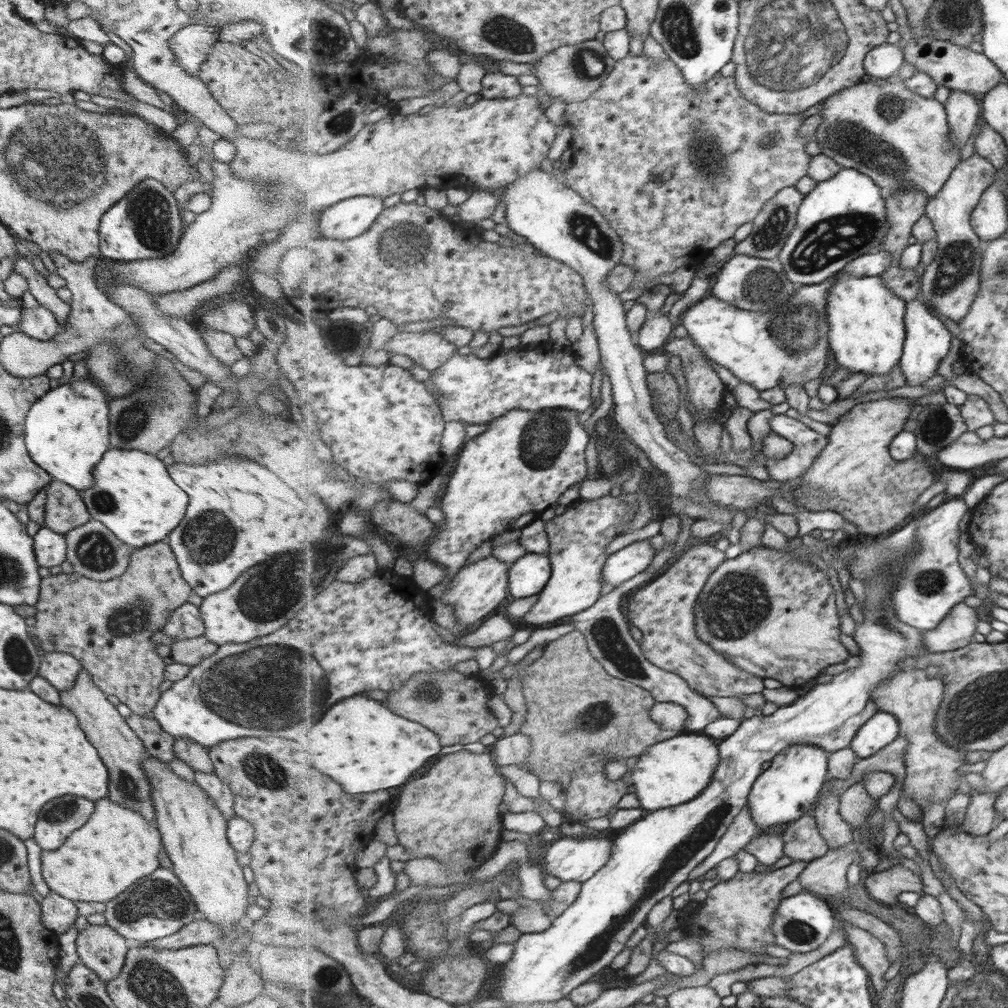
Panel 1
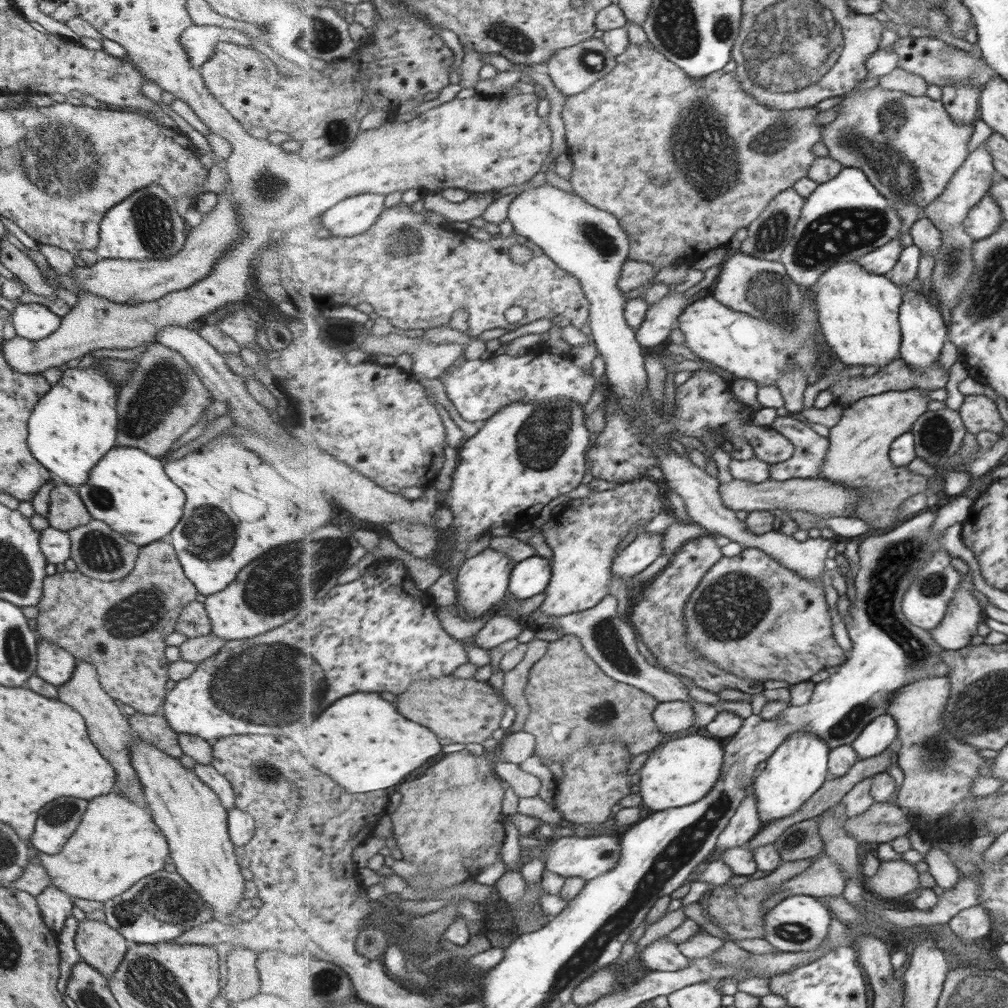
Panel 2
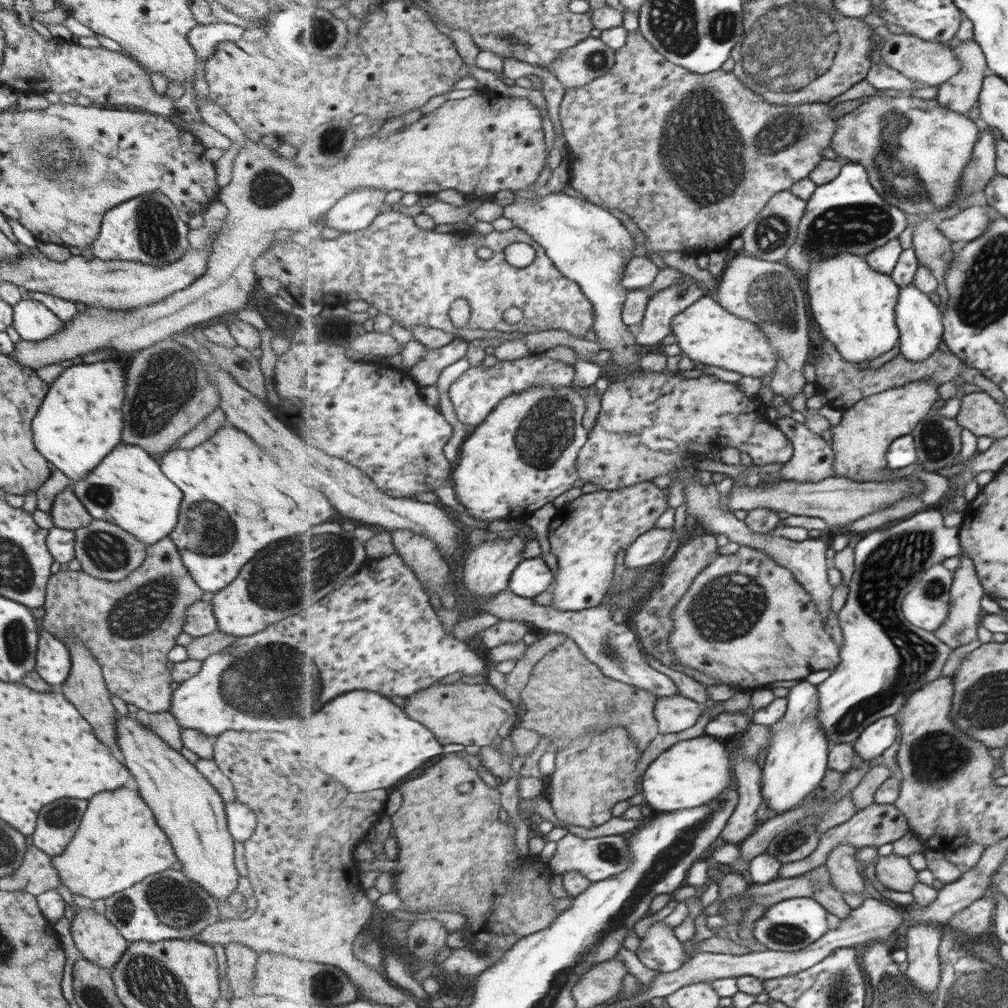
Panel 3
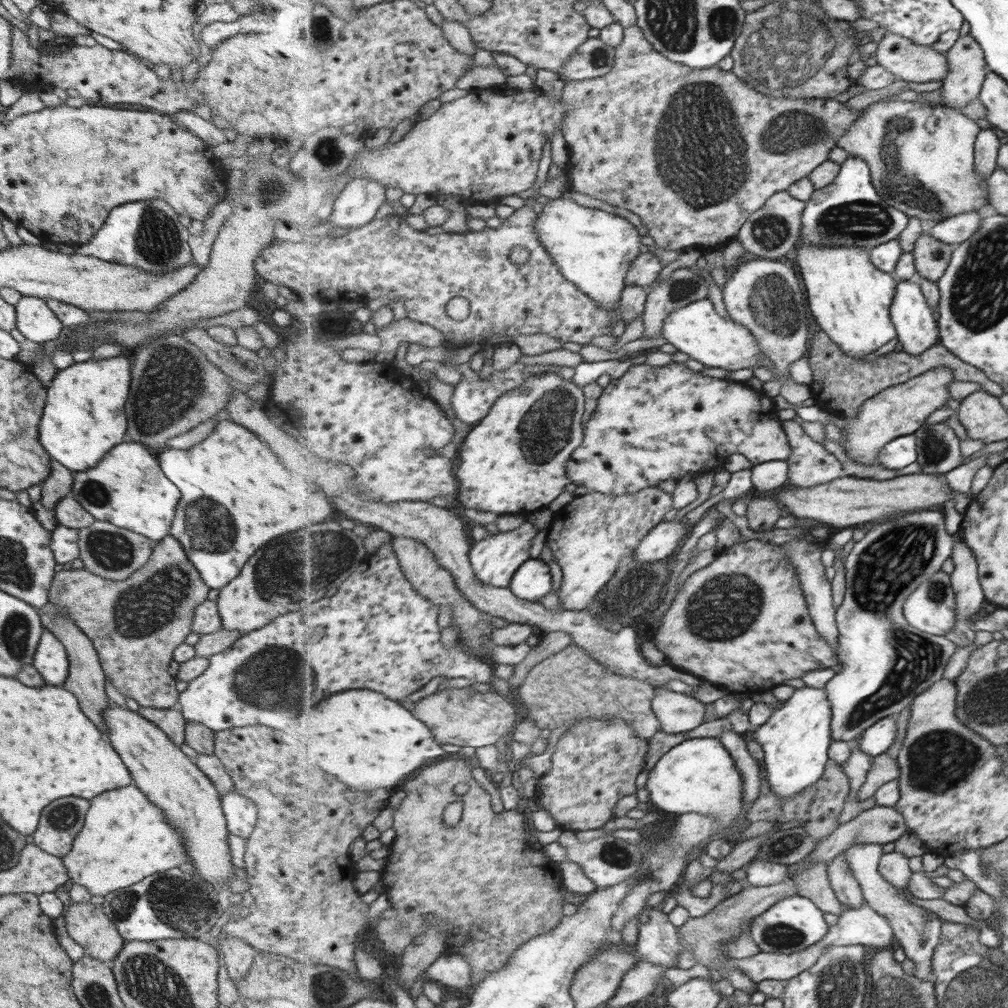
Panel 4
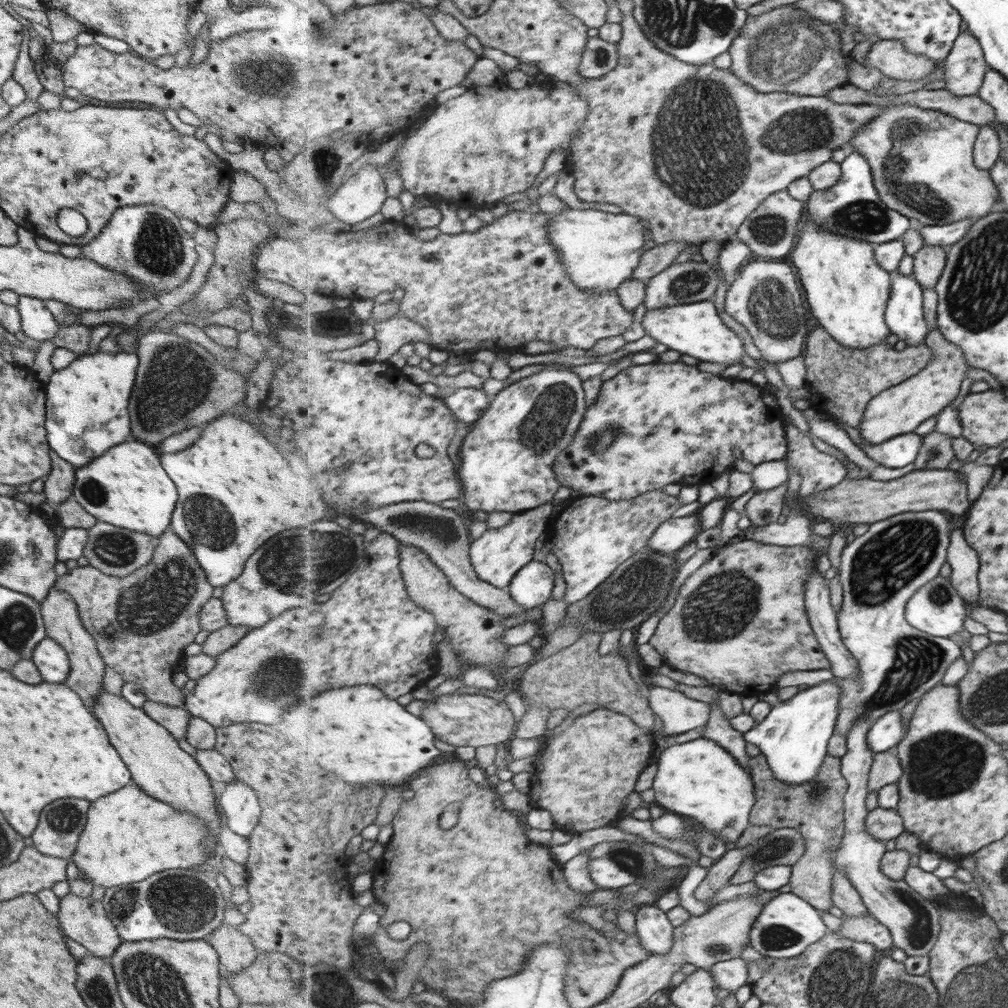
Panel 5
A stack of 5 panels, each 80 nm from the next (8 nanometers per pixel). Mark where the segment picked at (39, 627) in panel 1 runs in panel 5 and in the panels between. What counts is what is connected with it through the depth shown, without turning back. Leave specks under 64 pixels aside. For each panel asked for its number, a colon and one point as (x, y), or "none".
2: (118, 627)
3: (129, 626)
4: (134, 624)
5: (140, 624)

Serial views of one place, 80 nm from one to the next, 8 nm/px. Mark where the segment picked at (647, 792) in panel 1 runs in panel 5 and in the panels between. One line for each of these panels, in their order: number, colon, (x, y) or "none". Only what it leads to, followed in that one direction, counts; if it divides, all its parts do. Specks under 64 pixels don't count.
2: (682, 772)
3: (691, 773)
4: (699, 775)
5: (701, 779)

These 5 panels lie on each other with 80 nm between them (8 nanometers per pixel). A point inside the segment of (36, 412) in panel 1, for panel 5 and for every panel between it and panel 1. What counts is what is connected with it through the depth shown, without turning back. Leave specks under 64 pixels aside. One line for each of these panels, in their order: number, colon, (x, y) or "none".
2: (72, 425)
3: (78, 421)
4: (82, 417)
5: (85, 404)

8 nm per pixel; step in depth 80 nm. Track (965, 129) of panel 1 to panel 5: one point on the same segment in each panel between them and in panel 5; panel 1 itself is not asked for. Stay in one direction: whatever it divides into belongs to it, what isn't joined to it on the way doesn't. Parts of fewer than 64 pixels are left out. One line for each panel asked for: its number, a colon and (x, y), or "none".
2: (961, 101)
3: (960, 94)
4: (967, 66)
5: (963, 70)

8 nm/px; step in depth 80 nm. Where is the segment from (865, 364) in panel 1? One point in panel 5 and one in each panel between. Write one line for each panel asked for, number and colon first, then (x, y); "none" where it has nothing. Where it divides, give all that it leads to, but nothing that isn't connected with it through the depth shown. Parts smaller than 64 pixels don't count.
2: (859, 311)
3: (854, 304)
4: (851, 298)
5: (848, 291)

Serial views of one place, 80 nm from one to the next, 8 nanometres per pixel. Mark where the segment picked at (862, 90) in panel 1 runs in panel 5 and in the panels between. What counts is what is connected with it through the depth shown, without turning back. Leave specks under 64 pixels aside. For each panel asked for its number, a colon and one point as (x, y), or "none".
2: (911, 147)
3: (915, 150)
4: (921, 155)
5: (922, 160)

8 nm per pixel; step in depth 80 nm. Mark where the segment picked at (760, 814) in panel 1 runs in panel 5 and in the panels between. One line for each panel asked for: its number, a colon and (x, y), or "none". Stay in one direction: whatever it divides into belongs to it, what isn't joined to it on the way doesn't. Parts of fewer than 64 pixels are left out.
2: (799, 768)
3: (797, 760)
4: (796, 740)
5: (795, 736)

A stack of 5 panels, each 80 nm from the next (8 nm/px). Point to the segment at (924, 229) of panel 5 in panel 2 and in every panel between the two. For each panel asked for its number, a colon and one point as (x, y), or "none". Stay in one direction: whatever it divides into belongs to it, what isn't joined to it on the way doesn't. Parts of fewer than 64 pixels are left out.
2: (983, 218)
3: (970, 223)
4: (958, 229)

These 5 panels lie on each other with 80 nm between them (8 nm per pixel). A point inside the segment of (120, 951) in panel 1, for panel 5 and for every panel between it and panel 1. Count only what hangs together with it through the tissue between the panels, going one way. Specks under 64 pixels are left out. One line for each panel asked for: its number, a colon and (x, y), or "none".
2: (101, 947)
3: (96, 940)
4: (86, 923)
5: (82, 919)

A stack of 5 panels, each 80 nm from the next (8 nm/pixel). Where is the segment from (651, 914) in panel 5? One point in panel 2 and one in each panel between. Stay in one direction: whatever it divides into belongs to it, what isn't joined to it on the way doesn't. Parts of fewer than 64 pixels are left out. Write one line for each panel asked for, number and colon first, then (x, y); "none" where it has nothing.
2: (662, 955)
3: (660, 950)
4: (659, 943)

